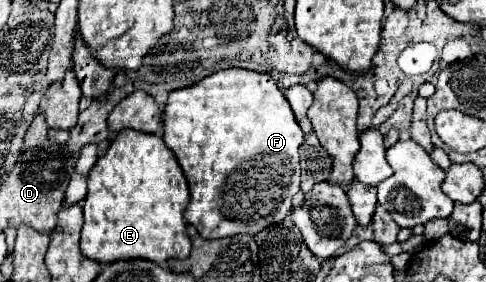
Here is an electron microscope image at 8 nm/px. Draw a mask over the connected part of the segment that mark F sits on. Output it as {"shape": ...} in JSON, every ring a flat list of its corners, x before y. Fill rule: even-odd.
{"shape":[[228,68,228,70,218,70,206,78,202,78,200,82,186,86,186,88,178,88,174,92,170,92,166,108,164,108,164,142,166,146,176,154,184,176,190,184,190,204,184,212,184,218,198,230,200,236,204,238,226,238,226,236,236,236,236,234,258,234,264,228,278,224,280,220,286,218,286,214,290,212,290,204,292,204,292,196,300,190,300,156,298,156,298,146,304,140,304,132,300,130,300,126,296,124,296,118,290,110,288,100,284,98,284,94,280,92,280,88,276,86,274,78,270,74,260,74,254,70,242,70,242,68]]}

